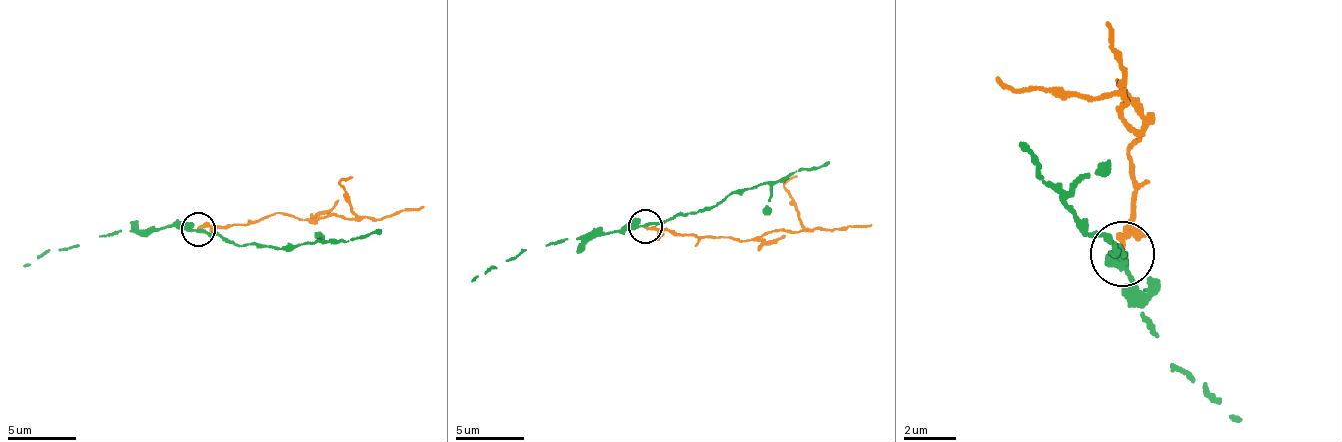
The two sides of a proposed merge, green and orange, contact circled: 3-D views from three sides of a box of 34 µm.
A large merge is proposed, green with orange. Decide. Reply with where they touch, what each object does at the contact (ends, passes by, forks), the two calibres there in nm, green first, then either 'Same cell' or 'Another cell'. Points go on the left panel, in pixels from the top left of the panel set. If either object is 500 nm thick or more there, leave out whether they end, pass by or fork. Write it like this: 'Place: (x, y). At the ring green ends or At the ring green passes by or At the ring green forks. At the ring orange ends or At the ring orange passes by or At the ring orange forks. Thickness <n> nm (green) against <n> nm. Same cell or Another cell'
Place: (198, 229). At the ring green passes by. At the ring orange ends. Thickness 240 nm (green) against 240 nm. Another cell

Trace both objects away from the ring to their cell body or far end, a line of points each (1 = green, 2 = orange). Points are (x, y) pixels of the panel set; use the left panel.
1: (199, 230), (271, 247), (347, 242), (371, 233), (382, 233)
2: (199, 230), (253, 224), (274, 214), (315, 219), (329, 215), (349, 219), (353, 209), (338, 184), (352, 177)

